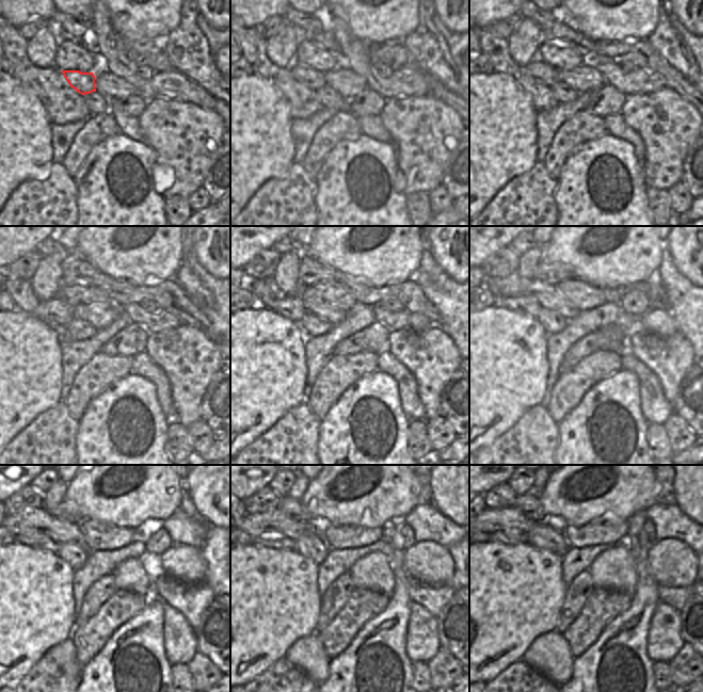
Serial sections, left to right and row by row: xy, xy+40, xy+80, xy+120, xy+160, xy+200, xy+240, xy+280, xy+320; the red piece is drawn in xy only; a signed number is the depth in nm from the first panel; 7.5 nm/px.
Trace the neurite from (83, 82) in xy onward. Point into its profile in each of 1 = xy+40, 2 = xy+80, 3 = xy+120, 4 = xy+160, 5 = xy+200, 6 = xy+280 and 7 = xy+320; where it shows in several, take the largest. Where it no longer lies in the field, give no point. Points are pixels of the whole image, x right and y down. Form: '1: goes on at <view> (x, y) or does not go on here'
1: goes on at xy+40 (314, 79)
2: goes on at xy+80 (542, 73)
3: goes on at xy+120 (57, 310)
4: goes on at xy+160 (291, 307)
5: goes on at xy+200 (529, 305)
6: goes on at xy+280 (271, 540)
7: goes on at xy+320 (510, 536)

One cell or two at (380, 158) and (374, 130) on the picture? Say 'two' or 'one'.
two

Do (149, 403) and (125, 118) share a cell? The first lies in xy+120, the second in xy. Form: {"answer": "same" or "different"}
{"answer": "different"}

